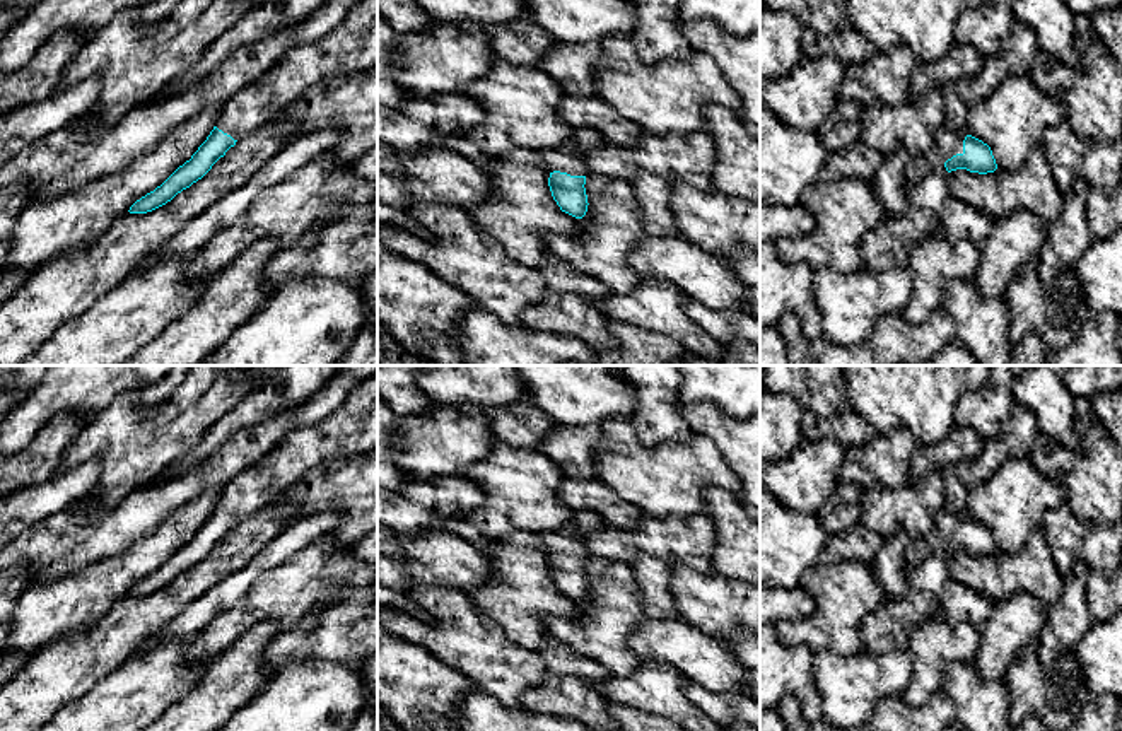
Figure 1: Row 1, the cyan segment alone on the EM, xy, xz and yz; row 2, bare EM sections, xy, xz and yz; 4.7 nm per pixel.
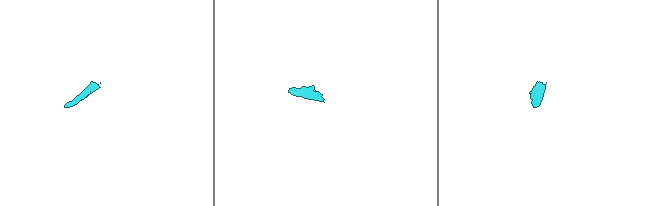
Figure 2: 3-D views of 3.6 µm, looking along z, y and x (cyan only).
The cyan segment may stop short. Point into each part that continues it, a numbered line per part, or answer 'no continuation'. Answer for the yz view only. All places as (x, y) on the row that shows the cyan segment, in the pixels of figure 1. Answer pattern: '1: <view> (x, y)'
1: yz (948, 142)

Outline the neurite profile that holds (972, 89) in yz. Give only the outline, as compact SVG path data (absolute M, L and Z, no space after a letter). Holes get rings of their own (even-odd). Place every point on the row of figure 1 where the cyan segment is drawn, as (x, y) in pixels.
M1014 19L999 41L999 55L984 60L979 73L960 77L955 82L956 92L965 106L973 108L979 104L1008 75L1028 72L1037 50L1038 44L1033 31Z

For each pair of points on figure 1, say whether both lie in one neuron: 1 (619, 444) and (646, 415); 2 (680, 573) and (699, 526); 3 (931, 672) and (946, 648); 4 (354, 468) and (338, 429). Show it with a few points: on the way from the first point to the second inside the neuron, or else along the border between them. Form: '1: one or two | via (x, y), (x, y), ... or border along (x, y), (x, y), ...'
1: two | border along (629, 421), (636, 436), (646, 446), (672, 443)
2: two | border along (672, 564), (712, 574)
3: one | via (931, 665), (940, 653)
4: two | border along (338, 451), (320, 465)

